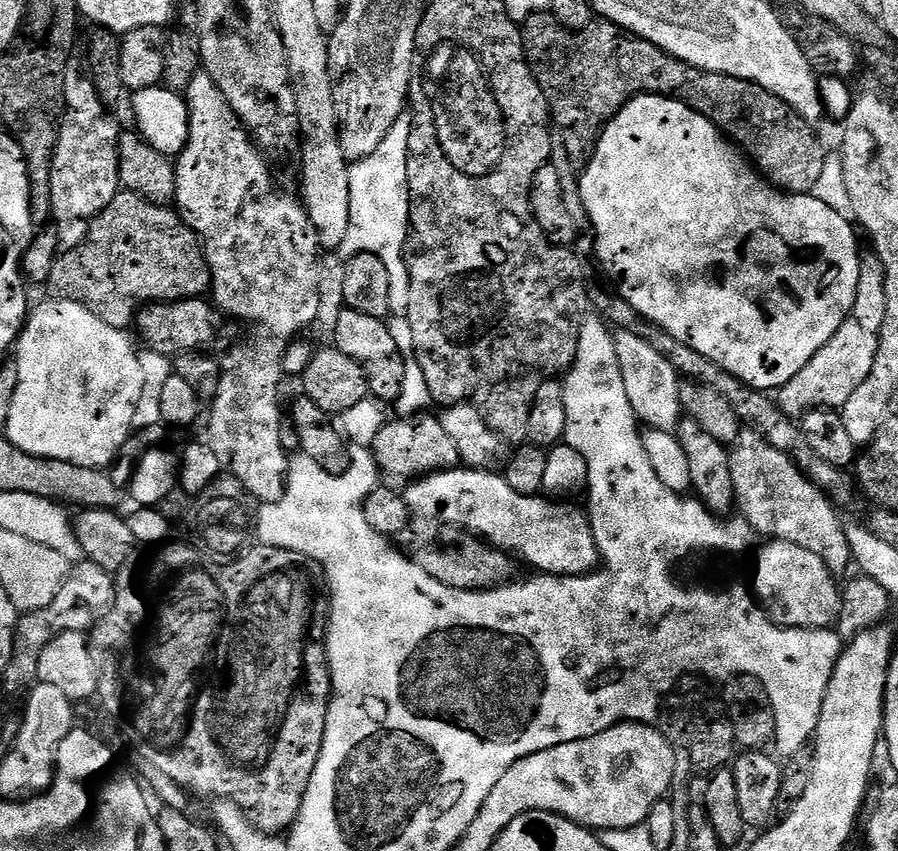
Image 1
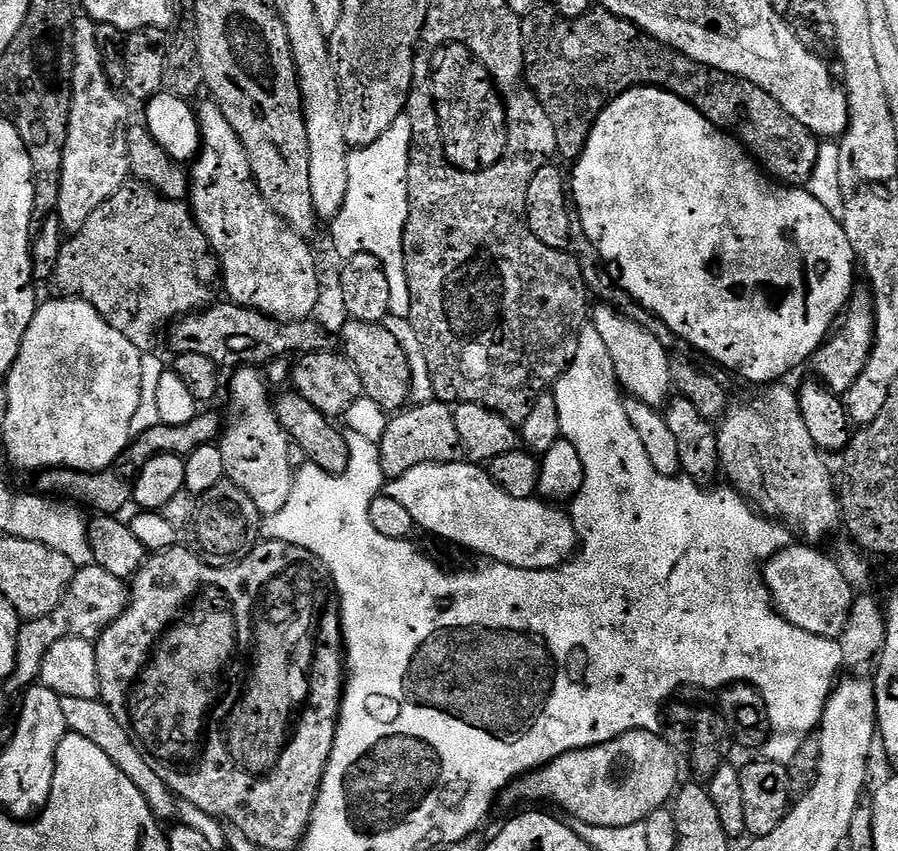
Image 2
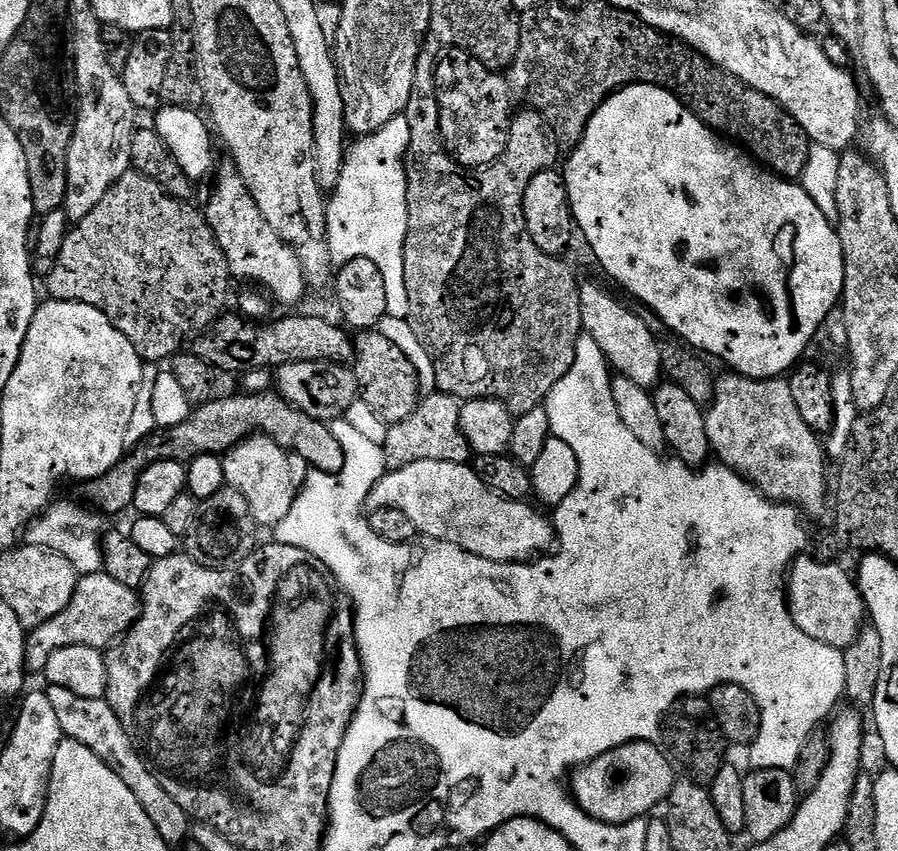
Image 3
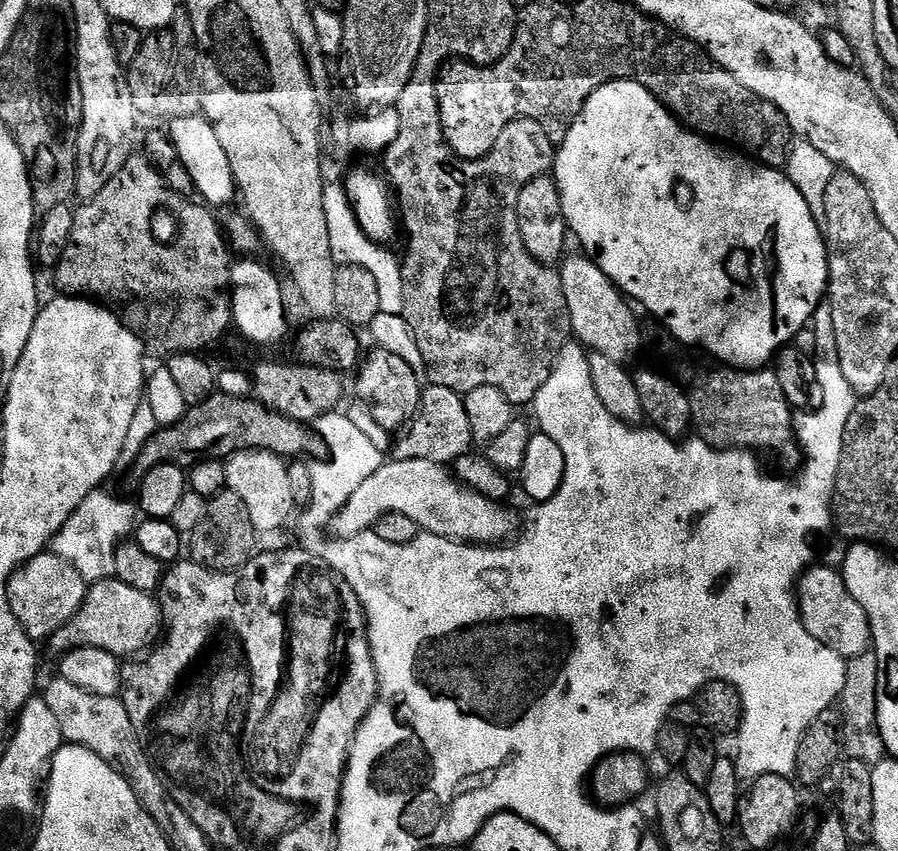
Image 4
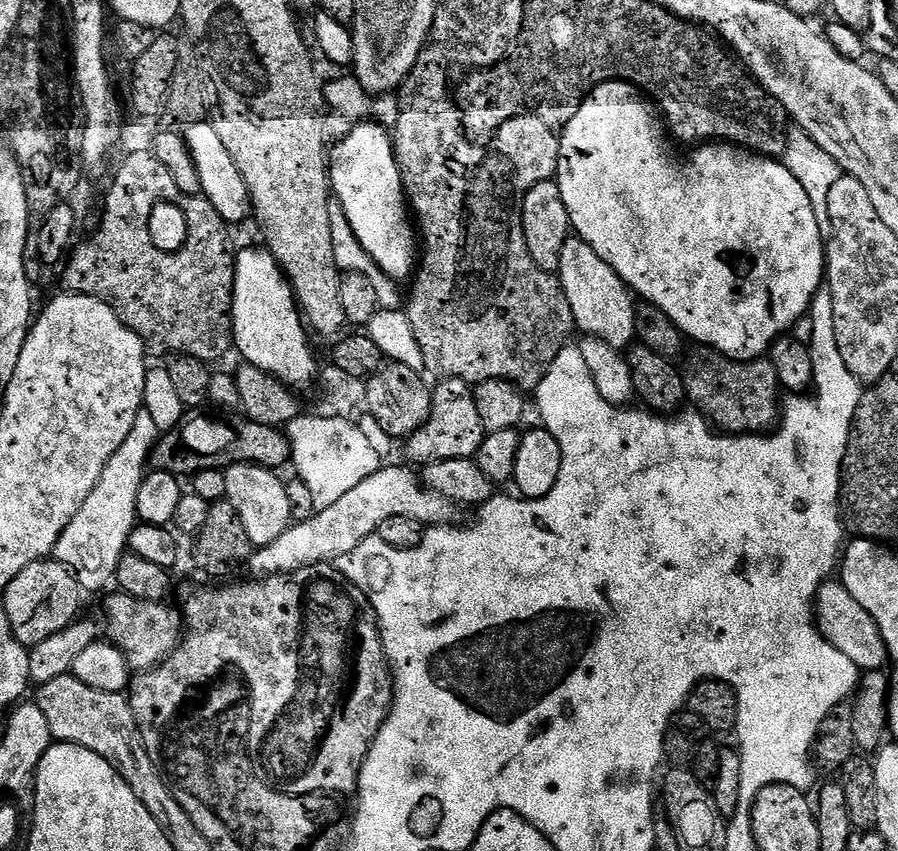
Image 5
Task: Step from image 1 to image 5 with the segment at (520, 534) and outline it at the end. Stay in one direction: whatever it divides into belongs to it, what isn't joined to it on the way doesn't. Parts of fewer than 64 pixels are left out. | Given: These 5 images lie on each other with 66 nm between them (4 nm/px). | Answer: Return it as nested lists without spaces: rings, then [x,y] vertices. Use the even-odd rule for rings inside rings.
[[[380,467],[374,474],[370,474],[370,478],[358,482],[358,486],[354,486],[354,490],[342,494],[342,498],[338,498],[338,502],[334,502],[334,506],[319,509],[309,520],[293,523],[282,534],[282,538],[274,538],[274,542],[270,542],[265,548],[255,549],[246,565],[247,571],[252,571],[249,573],[253,577],[263,578],[293,572],[311,564],[334,562],[339,556],[350,554],[350,550],[354,550],[354,546],[358,546],[363,540],[368,540],[376,535],[378,526],[382,526],[382,522],[386,522],[386,518],[414,518],[426,526],[451,525],[453,523],[452,512],[454,512],[454,505],[446,498],[442,498],[442,494],[431,492],[429,488],[425,488],[421,477],[417,473],[415,476],[411,472],[413,469],[408,468]]]

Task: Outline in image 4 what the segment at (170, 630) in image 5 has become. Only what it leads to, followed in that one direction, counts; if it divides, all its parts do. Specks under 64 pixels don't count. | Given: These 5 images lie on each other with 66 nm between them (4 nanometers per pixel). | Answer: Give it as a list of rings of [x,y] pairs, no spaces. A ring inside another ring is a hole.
[[[109,578],[95,581],[89,587],[80,609],[68,624],[53,633],[50,645],[57,654],[89,647],[106,650],[117,658],[136,658],[139,652],[147,653],[157,643],[161,632],[161,601],[153,593],[134,590],[134,586],[126,586],[126,582]]]

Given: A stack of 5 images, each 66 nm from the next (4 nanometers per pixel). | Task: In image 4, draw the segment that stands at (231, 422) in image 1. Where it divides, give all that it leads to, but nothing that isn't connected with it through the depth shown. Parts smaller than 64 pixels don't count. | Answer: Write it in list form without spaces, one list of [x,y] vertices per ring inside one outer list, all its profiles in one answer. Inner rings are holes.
[[[236,452],[223,461],[223,465],[226,470],[227,491],[242,498],[257,533],[276,532],[291,518],[294,499],[290,495],[288,464],[281,457],[269,452]]]

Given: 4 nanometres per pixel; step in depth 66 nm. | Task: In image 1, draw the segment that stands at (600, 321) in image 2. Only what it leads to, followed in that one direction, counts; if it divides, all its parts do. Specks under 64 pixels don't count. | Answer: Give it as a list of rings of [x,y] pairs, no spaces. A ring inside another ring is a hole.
[[[617,331],[614,336],[614,350],[618,354],[618,366],[622,370],[622,383],[626,386],[626,398],[630,398],[630,406],[634,410],[637,421],[649,428],[657,428],[663,432],[675,432],[681,419],[680,373],[650,346],[650,342],[642,342],[638,334]]]

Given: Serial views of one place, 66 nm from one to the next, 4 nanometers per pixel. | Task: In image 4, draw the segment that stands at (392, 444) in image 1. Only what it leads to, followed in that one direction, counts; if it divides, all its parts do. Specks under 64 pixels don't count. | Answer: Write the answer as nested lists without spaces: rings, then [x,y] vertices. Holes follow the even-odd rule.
[[[432,384],[423,389],[420,409],[416,416],[394,436],[394,456],[398,460],[425,460],[445,466],[455,465],[458,458],[473,451],[474,437],[470,428],[470,414],[466,412],[464,397],[446,386]]]

